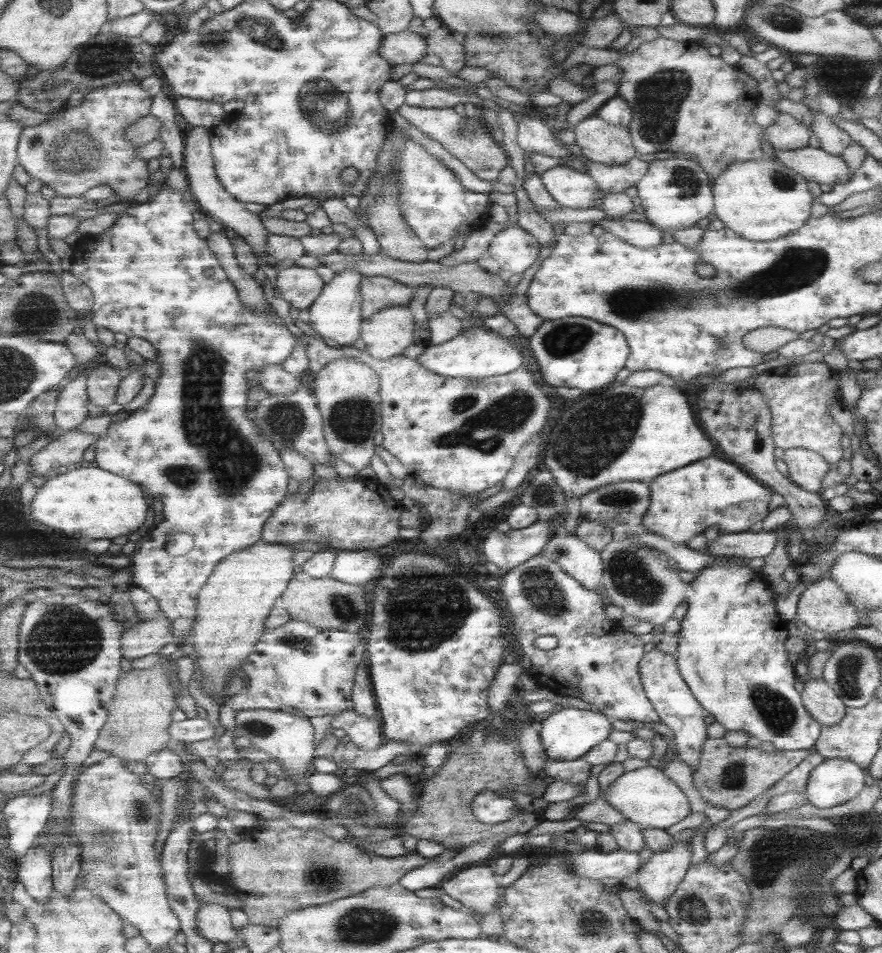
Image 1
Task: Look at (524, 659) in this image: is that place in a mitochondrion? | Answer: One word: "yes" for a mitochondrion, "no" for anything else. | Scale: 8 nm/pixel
no

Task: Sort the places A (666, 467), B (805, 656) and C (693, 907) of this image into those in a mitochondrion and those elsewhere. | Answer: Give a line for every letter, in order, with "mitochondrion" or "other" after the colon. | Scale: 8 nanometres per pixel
A: other
B: other
C: mitochondrion

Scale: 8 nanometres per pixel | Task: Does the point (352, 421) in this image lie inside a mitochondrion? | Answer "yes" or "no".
yes

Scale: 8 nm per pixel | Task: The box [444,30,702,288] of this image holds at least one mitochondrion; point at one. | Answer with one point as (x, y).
(657, 98)

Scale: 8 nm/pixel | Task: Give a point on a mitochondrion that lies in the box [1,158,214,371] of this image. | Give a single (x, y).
(32, 312)

